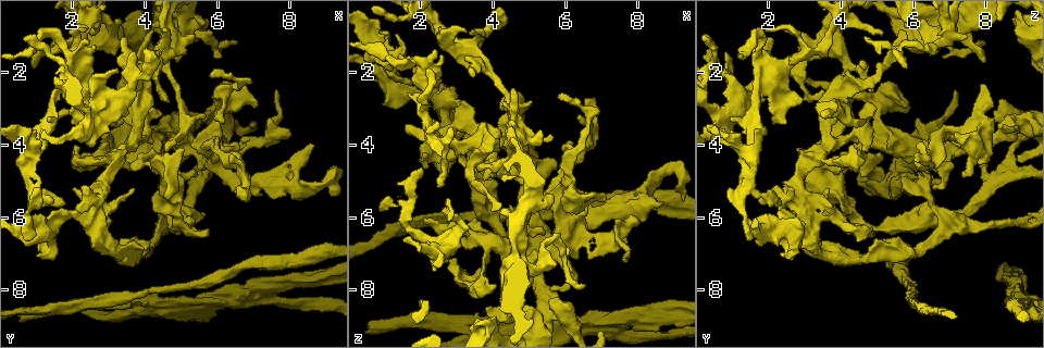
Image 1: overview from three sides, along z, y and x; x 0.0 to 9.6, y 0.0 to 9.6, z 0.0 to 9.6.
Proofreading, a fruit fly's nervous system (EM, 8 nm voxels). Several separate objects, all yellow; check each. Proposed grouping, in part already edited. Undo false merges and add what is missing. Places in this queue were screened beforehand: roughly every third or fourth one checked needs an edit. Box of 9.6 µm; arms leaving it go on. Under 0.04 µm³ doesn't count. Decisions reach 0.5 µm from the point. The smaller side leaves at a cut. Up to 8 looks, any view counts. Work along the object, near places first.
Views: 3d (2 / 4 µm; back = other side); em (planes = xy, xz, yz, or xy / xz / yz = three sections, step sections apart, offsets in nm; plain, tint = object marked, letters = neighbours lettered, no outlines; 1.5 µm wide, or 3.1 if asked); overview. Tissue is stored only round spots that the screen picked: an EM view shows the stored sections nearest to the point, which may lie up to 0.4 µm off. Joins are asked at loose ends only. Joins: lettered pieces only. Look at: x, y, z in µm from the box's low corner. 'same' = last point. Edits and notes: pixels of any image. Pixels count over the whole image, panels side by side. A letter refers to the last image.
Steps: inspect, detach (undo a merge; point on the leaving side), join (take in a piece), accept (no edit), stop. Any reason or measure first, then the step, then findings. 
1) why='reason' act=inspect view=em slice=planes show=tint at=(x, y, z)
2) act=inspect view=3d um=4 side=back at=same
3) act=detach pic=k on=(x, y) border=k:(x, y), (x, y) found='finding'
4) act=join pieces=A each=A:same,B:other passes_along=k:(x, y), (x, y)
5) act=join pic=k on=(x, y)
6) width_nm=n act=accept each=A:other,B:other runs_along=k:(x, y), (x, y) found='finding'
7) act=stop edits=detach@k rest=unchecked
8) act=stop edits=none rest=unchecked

why='thin end' act=inspect view=em slice=xz step=4 show=tint at=(5.40, 4.75, 6.40)

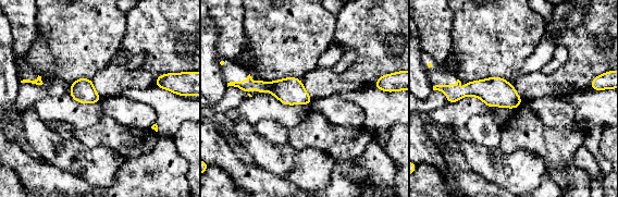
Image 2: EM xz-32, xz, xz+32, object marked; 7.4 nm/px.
act=inspect view=em slice=planes show=letters at=same

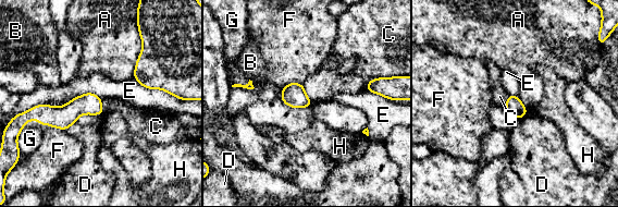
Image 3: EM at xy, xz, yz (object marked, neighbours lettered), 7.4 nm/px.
act=accept each=A:other,B:other,C:other,D:other,E:other,F:other,G:other,H:other runs_along=3:(100, 109), (34, 111) found='no lettered piece goes on from it'

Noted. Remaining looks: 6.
why='an open end' act=inspect view=em slice=planes show=letters at=(6.60, 1.15, 7.85)

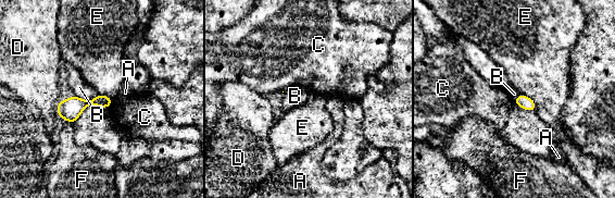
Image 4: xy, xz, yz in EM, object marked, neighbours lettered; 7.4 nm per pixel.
longest_contact=B:190nm act=accept each=A:other,B:other,C:other,D:other,E:other,F:other border=4:(112, 99), (112, 102), (107, 108) found='no lettered piece goes on from it'

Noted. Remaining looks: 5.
why='branch stops here' act=inspect view=em slice=yz step=8 show=letters at=(2.80, 6.35, 4.80)

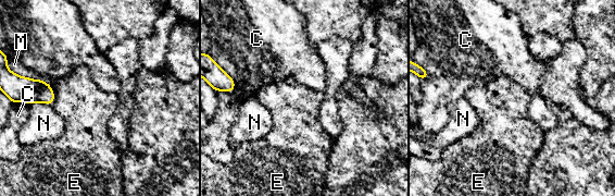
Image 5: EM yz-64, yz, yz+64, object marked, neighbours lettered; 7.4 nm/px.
act=accept each=C:other,E:other,M:other,N:other border=5:(51, 87), (53, 105) found='none of them fits'

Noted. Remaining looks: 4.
act=stop edits=none rest=unchecked

